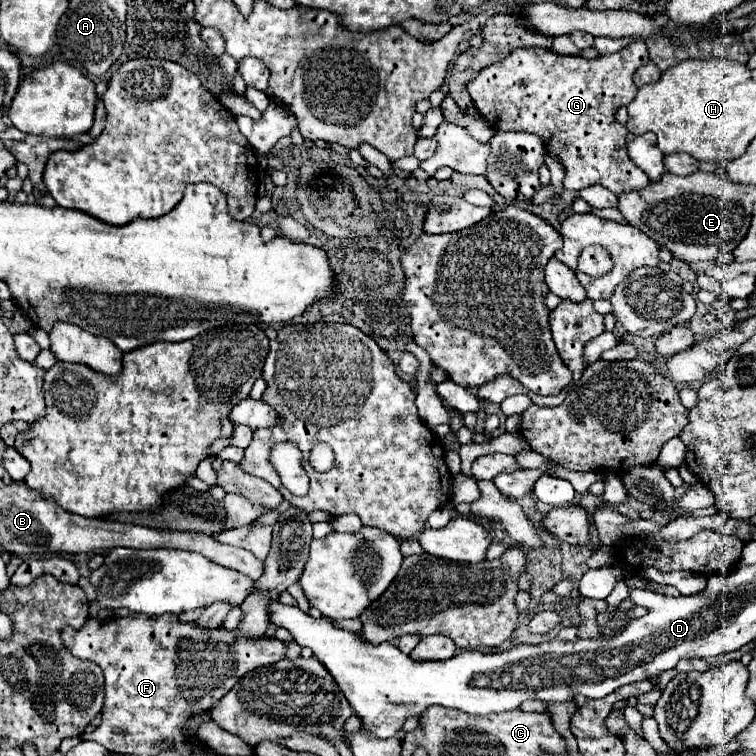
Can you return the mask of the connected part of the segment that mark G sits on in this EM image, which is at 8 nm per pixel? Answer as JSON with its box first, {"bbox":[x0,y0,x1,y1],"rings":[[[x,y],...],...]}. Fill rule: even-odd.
{"bbox":[468,40,650,194],"rings":[[[642,40],[630,42],[622,50],[598,56],[598,58],[584,58],[584,56],[560,56],[546,48],[516,48],[504,60],[486,66],[470,84],[468,92],[474,100],[478,112],[486,118],[486,122],[494,130],[526,130],[534,132],[544,140],[544,146],[554,152],[566,168],[564,186],[570,190],[582,190],[592,184],[602,184],[614,194],[638,190],[650,184],[646,174],[630,160],[626,152],[626,126],[616,122],[614,110],[626,106],[638,92],[636,84],[632,82],[634,72],[648,64],[648,48]]]}

